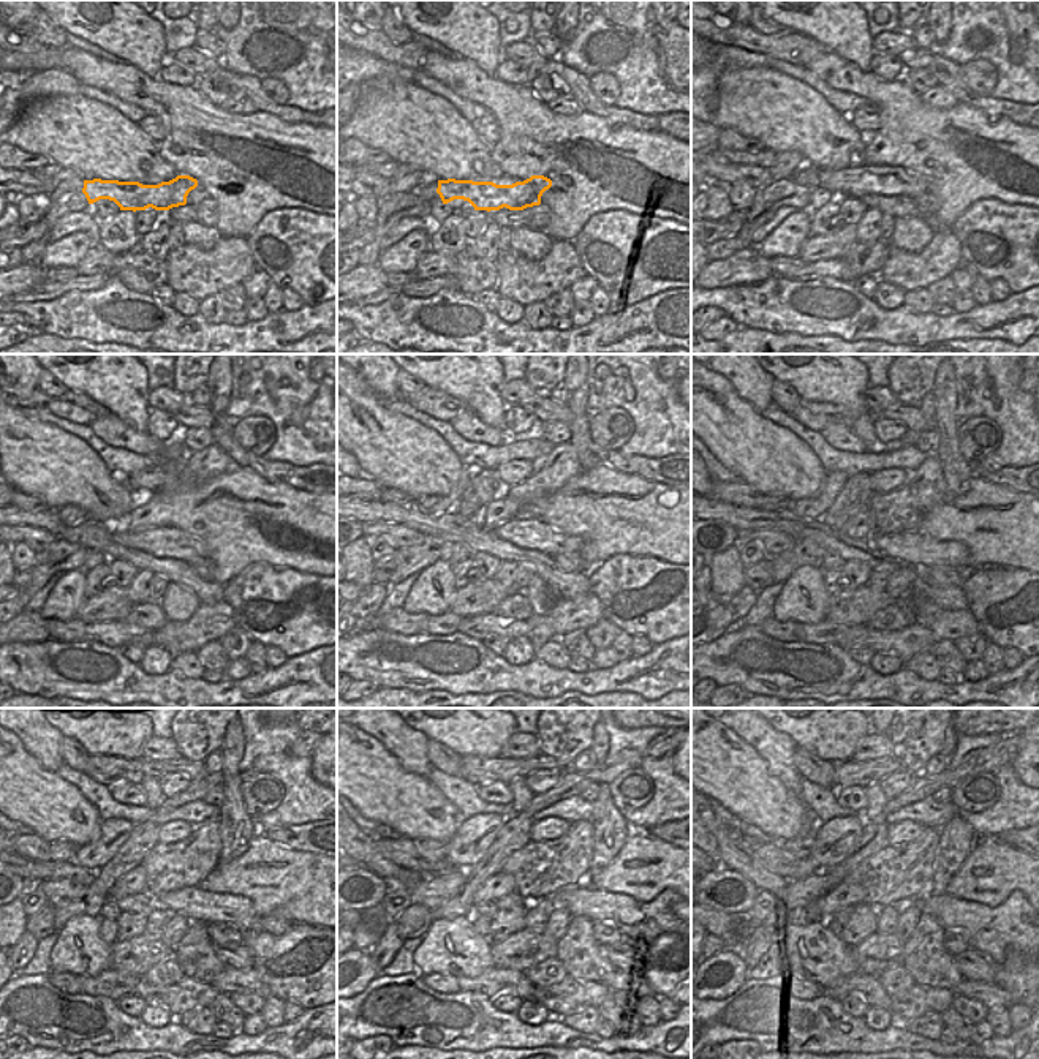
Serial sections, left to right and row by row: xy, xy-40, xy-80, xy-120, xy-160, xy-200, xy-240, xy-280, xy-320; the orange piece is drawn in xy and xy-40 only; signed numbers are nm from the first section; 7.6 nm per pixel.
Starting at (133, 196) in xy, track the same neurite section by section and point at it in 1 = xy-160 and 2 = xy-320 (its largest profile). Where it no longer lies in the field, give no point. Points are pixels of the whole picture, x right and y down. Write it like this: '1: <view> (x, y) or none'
1: xy-160 (538, 536)
2: xy-320 (1008, 930)

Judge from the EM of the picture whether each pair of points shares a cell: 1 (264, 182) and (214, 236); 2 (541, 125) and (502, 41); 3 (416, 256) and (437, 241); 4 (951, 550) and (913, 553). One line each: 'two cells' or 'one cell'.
1: two cells
2: two cells
3: one cell
4: one cell

